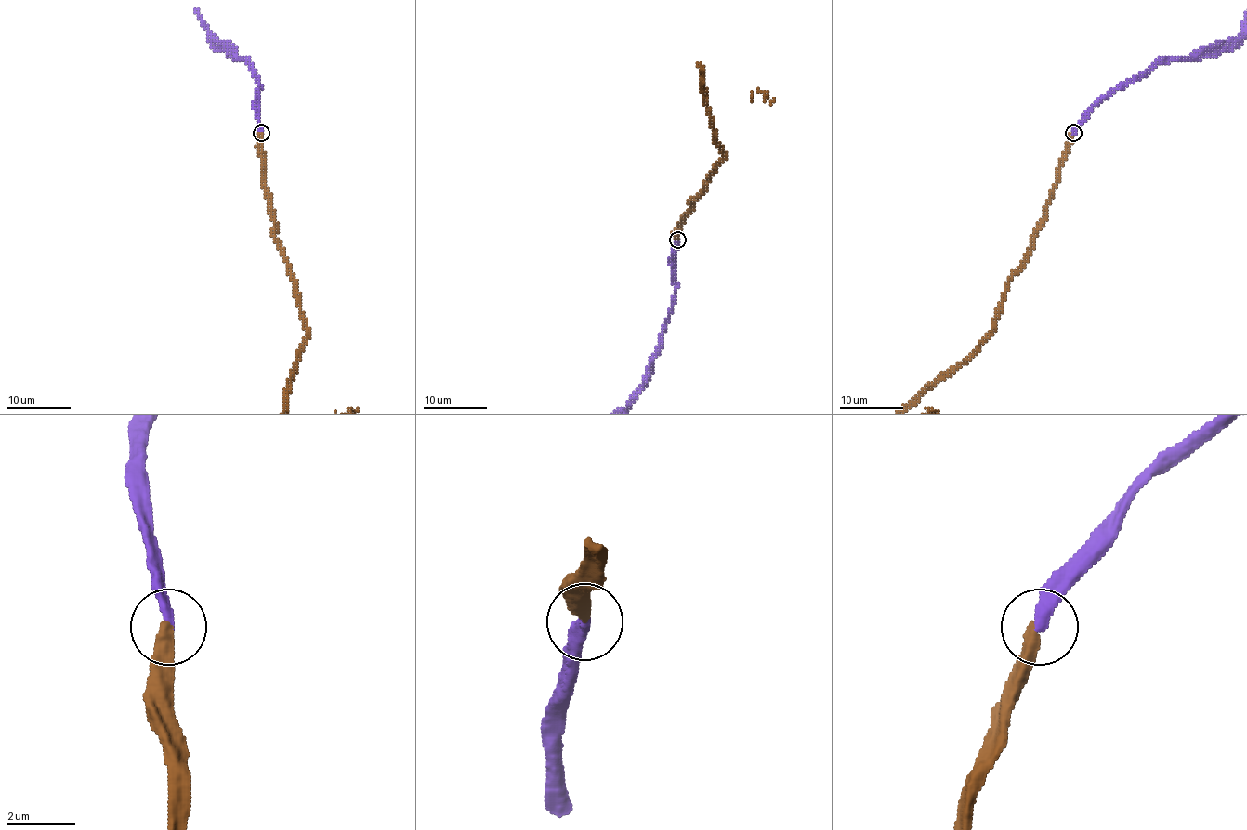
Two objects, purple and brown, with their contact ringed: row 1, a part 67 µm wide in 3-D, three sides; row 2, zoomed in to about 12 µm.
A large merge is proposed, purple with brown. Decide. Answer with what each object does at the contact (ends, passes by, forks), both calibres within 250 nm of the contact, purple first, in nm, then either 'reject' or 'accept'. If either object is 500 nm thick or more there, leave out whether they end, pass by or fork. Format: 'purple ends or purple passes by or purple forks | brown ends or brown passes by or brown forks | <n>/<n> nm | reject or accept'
purple ends | brown ends | 340/400 nm | accept

